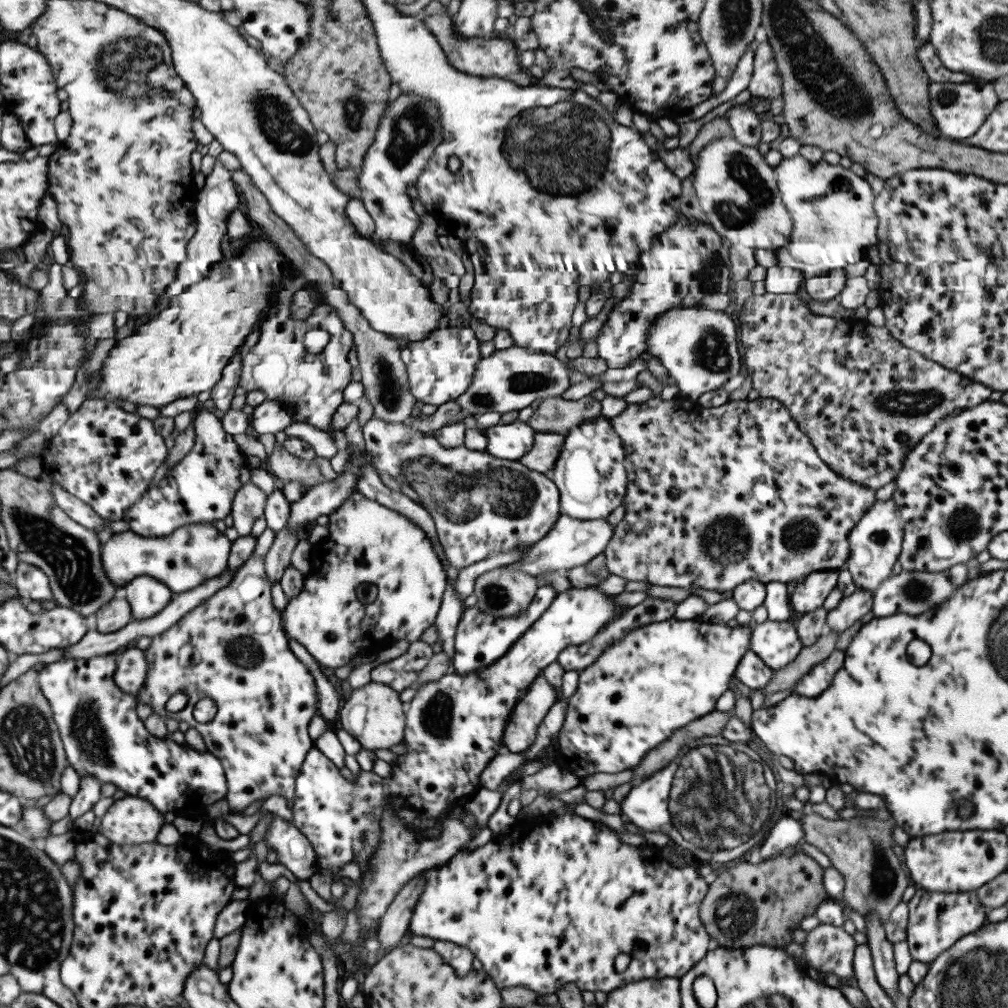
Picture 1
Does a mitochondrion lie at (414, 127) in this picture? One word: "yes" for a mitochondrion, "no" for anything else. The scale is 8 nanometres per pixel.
yes

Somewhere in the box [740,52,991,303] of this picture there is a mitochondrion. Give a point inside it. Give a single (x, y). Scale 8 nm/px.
(948, 96)

